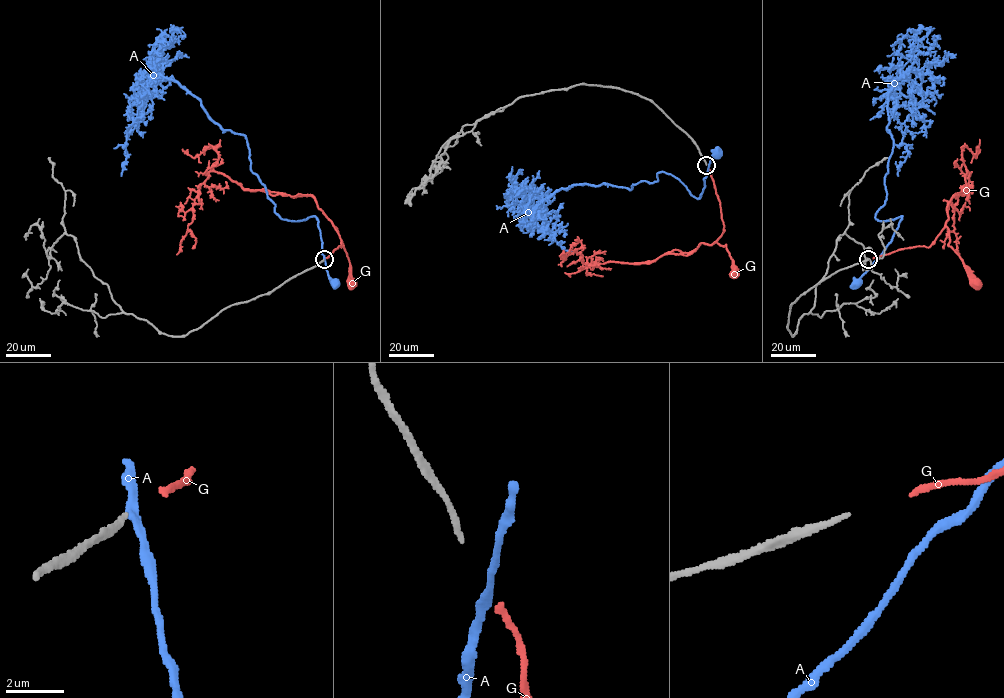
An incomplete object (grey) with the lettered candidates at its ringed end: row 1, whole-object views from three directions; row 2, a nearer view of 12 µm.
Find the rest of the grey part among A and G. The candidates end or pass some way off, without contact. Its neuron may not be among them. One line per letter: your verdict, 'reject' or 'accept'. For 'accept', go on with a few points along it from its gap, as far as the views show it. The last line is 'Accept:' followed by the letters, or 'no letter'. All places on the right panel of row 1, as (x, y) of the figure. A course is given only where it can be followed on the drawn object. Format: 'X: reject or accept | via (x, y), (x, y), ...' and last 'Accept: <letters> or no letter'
A: reject
G: accept | via (873, 258), (905, 248), (929, 247), (946, 226), (948, 245), (977, 283)
Accept: G

